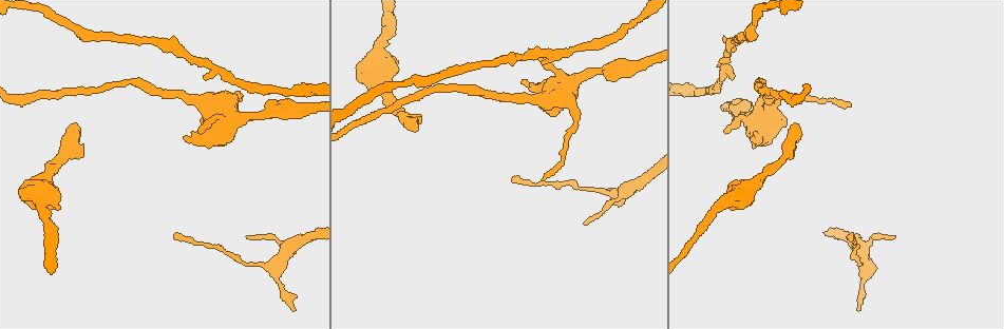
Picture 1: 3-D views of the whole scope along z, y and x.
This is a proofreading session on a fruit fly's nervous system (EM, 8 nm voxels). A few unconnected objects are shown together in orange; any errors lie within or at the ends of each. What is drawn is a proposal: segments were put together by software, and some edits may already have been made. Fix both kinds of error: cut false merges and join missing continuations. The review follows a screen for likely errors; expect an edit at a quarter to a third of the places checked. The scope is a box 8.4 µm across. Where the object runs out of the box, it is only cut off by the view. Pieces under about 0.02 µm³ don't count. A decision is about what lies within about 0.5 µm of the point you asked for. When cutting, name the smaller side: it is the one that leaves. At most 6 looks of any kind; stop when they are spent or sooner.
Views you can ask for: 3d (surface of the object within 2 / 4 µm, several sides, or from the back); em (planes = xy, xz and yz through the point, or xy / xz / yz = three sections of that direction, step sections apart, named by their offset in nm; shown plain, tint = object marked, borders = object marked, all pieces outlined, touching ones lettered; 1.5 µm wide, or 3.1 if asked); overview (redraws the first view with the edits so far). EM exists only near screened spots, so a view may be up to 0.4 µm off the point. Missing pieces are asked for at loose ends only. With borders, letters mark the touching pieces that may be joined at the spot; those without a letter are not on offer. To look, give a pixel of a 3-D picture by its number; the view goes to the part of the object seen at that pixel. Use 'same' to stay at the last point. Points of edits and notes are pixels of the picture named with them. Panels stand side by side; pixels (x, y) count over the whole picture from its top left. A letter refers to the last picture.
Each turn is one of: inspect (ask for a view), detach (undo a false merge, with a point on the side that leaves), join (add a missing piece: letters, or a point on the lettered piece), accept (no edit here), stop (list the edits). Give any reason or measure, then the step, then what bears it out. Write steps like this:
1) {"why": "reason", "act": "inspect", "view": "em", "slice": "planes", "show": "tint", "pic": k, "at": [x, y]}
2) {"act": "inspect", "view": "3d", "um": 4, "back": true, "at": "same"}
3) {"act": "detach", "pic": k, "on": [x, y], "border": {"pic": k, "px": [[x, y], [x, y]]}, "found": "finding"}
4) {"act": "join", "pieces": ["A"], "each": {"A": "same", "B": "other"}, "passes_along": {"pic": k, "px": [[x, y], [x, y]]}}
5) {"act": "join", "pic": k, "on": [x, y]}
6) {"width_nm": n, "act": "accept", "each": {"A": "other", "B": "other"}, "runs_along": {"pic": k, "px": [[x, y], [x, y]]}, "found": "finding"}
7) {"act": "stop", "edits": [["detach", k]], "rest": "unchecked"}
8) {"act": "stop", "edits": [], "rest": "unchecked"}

{"why": "branch stops here", "act": "inspect", "view": "3d", "um": 2, "pic": 1, "at": [798, 123]}

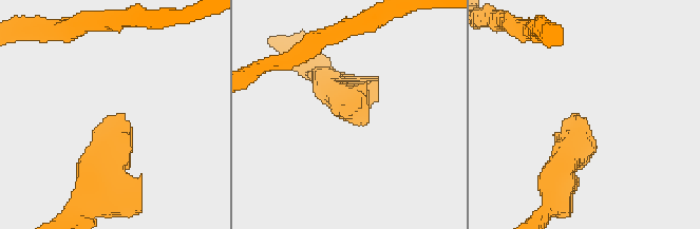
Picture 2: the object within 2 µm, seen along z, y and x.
{"why": "shape alone is not enough", "act": "inspect", "view": "em", "slice": "planes", "show": "borders", "pic": 2, "at": [124, 117]}

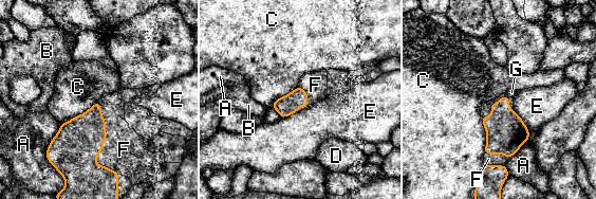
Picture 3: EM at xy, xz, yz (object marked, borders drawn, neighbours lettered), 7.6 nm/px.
{"width_nm": 140, "act": "join", "pieces": ["F"], "each": {"A": "other", "B": "other", "C": "other", "D": "other", "E": "other", "F": "same", "G": "other"}, "passes_along": {"pic": 3, "px": [[73, 151], [103, 143], [124, 149]]}, "found": "the cell continues"}

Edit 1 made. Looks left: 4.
{"act": "inspect", "view": "overview"}

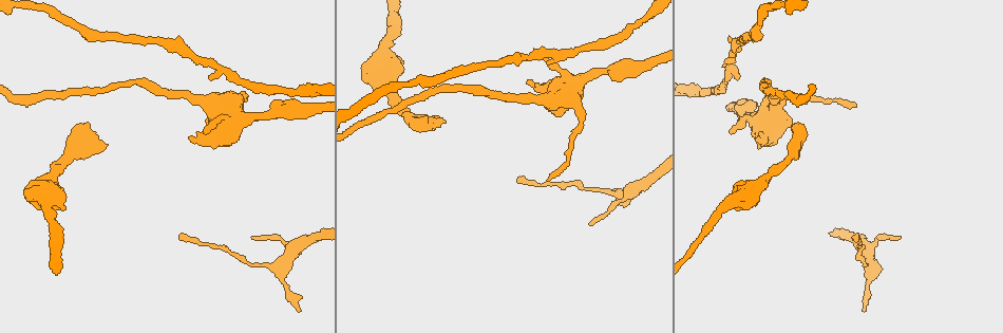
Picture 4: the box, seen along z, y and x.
{"why": "an open end", "act": "inspect", "view": "em", "um": 3.1, "slice": "xy", "step": 8, "show": "tint", "pic": 4, "at": [546, 180]}

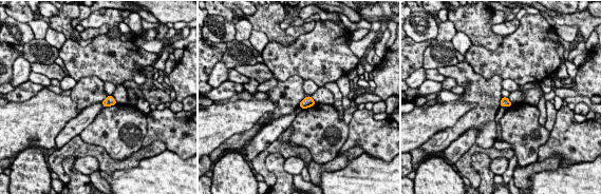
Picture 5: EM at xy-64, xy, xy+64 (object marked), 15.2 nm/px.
{"act": "inspect", "view": "em", "um": 3.1, "slice": "planes", "show": "borders", "at": "same"}

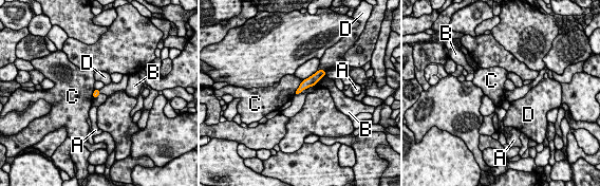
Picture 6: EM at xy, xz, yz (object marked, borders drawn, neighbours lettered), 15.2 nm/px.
{"longest_contact_nm": ["C", 260], "act": "accept", "each": {"A": "other", "B": "other", "C": "other", "D": "other"}, "found": "no lettered piece goes on from it"}

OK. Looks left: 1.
{"act": "stop", "edits": [["join", 3]], "rest": "unchecked"}

